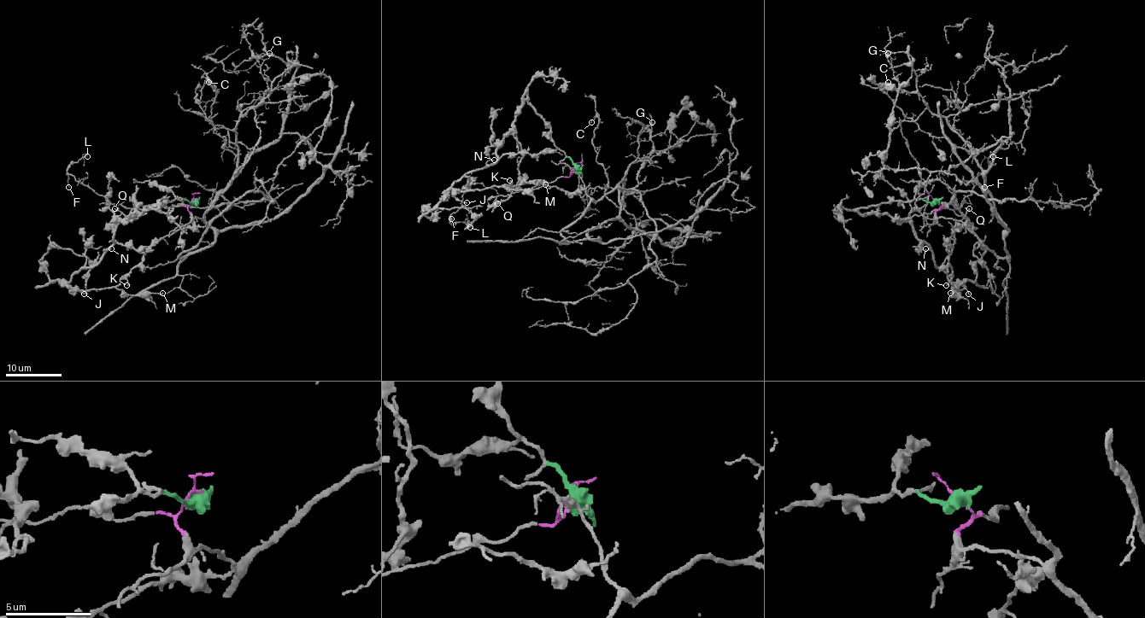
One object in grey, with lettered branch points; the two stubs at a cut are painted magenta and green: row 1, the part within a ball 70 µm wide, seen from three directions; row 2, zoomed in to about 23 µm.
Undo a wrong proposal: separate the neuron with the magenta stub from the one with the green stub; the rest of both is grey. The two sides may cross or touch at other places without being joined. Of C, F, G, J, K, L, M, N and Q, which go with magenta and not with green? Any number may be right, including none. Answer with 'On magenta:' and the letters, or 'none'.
On magenta: C, F, G, L

